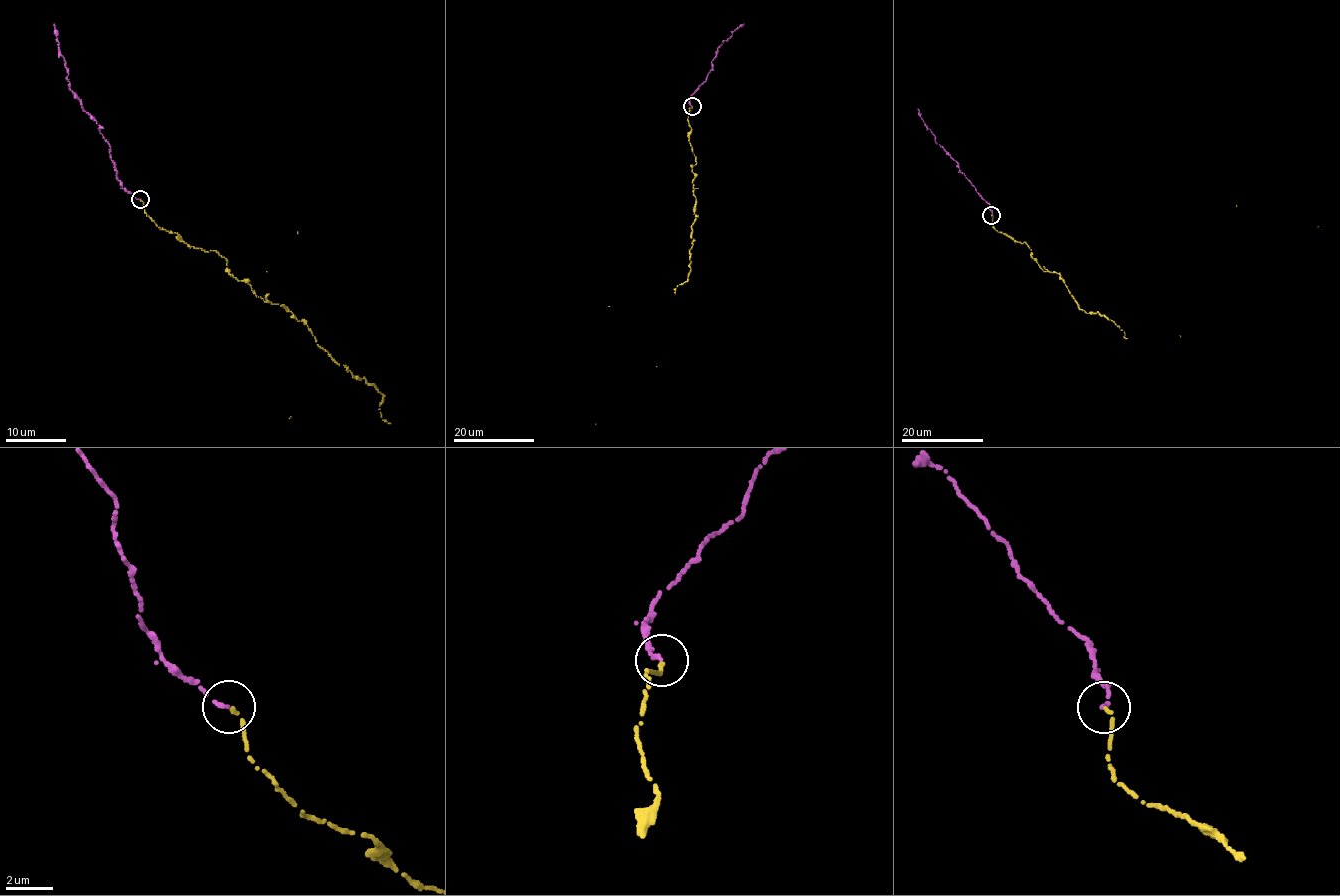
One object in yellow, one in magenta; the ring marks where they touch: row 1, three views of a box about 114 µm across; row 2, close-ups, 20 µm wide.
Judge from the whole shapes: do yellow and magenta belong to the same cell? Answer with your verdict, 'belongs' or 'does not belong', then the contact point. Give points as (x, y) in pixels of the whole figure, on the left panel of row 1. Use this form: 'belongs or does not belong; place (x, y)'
belongs; place (140, 199)

